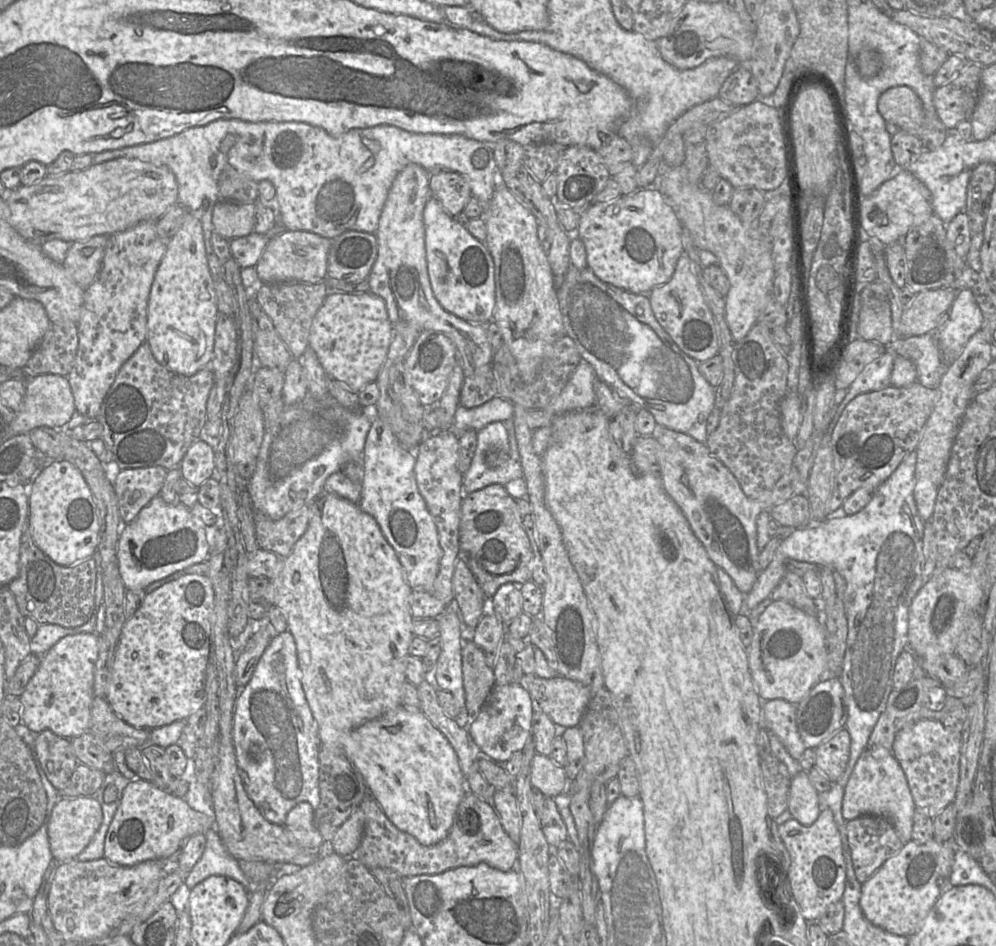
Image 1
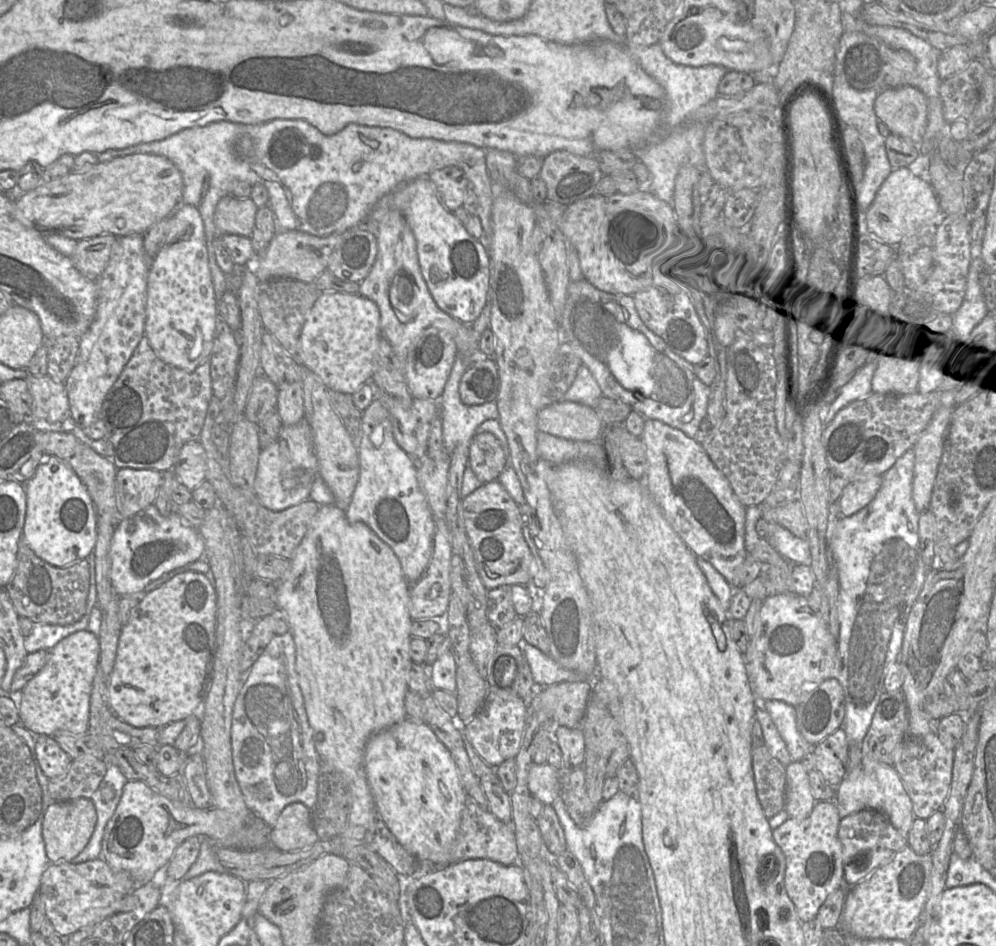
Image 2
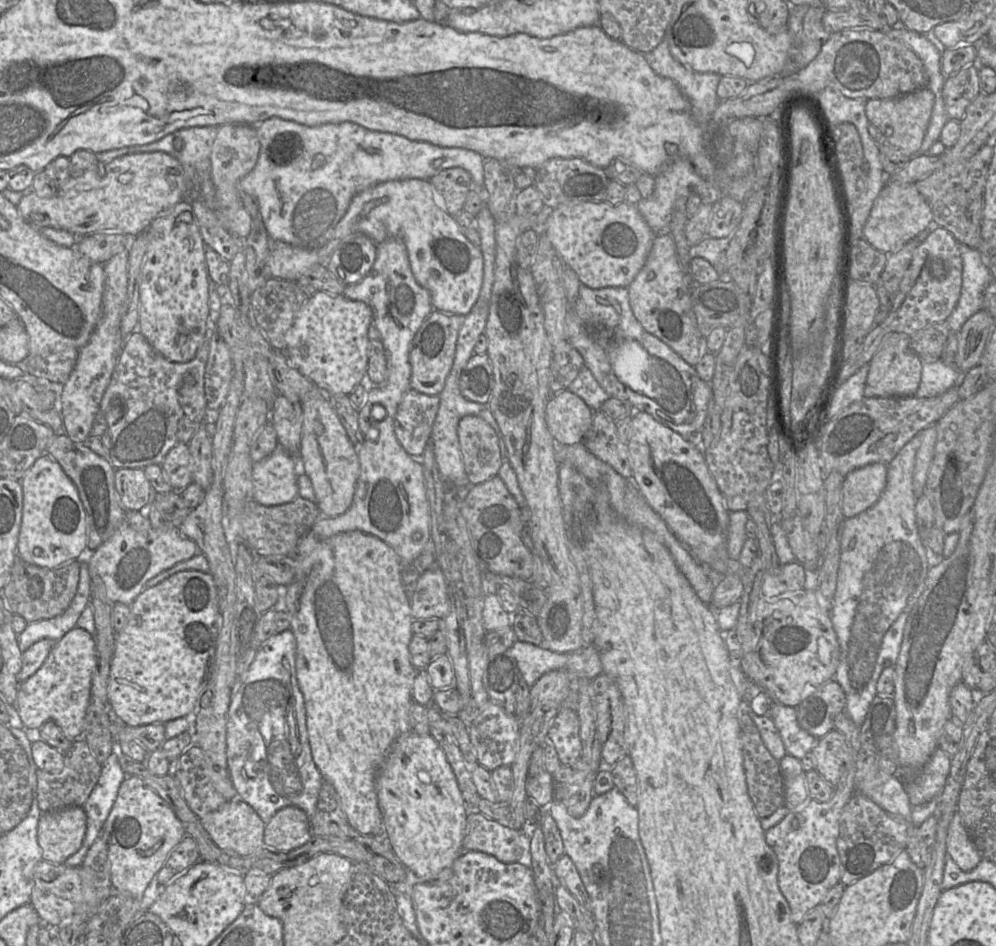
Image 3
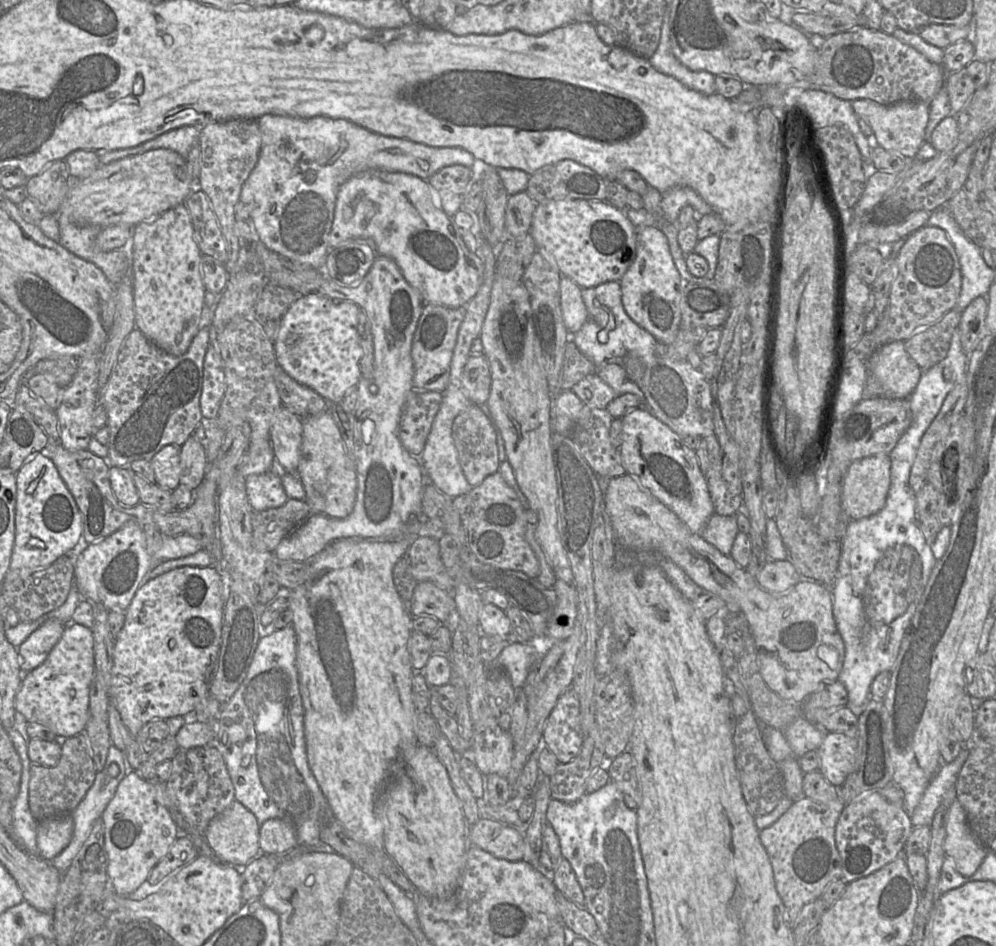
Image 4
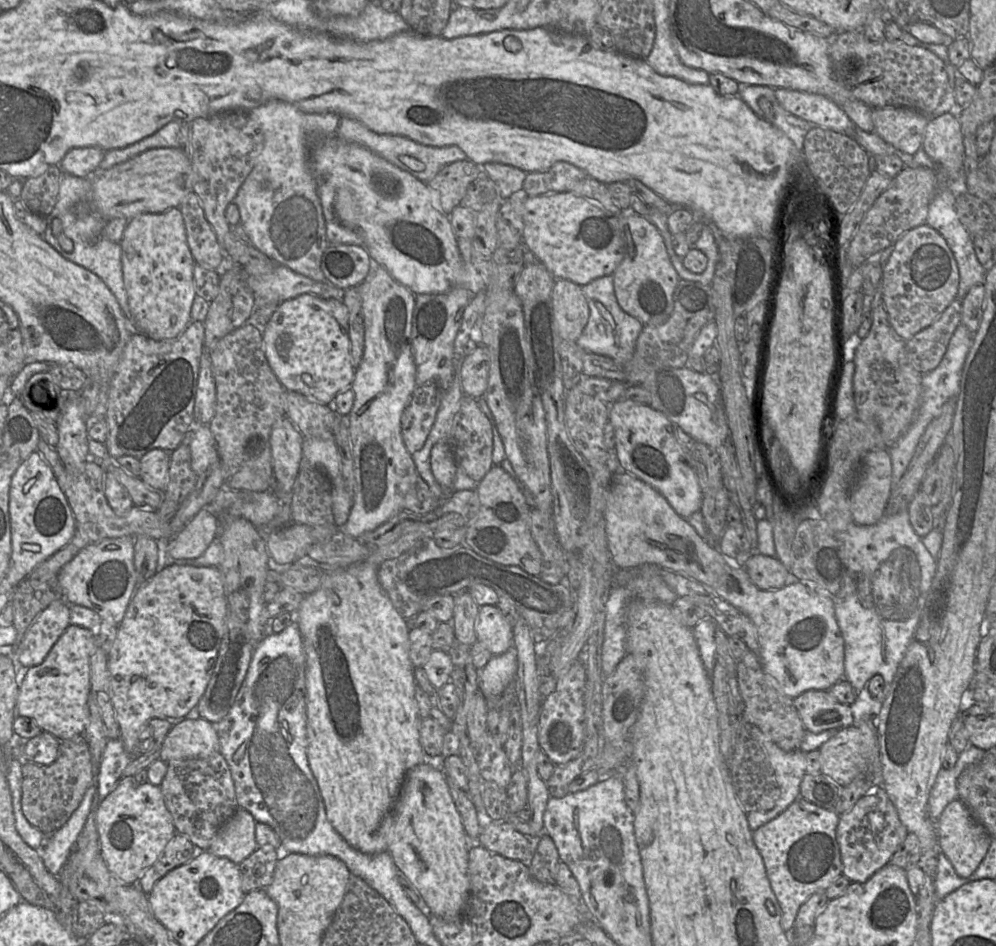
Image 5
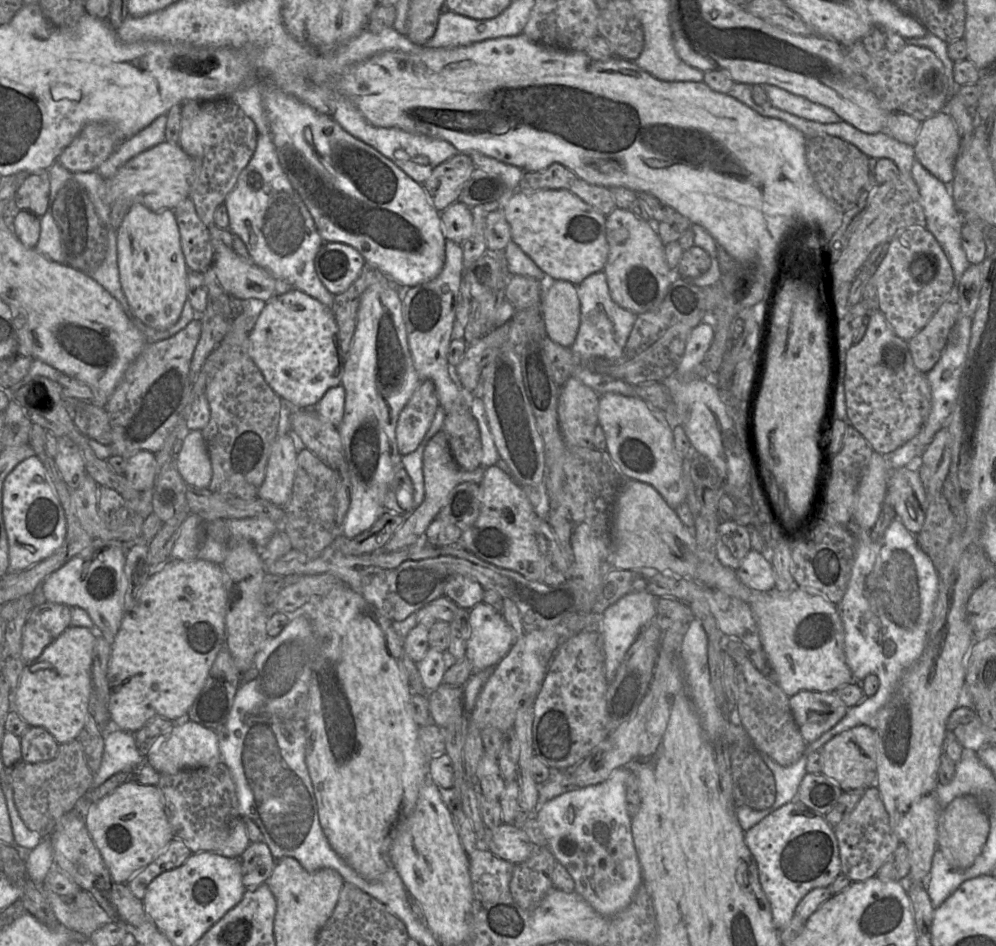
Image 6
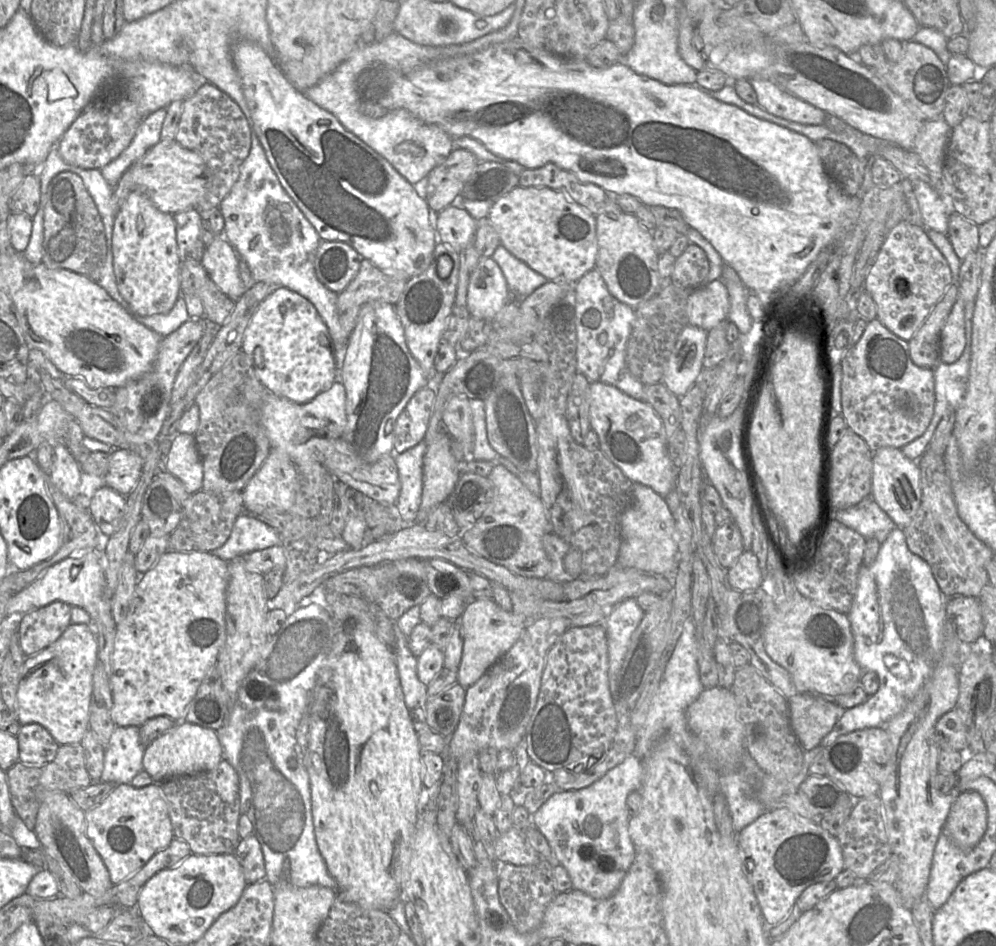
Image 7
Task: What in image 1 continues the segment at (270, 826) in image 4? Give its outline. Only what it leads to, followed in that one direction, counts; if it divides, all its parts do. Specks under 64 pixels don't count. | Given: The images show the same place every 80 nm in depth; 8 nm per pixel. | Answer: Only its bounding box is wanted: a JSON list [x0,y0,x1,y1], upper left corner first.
[284,802,325,848]

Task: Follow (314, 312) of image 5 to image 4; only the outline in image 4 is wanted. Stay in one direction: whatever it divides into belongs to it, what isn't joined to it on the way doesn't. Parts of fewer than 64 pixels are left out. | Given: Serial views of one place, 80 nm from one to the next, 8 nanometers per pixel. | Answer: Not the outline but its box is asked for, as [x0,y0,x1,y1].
[273,292,363,402]

